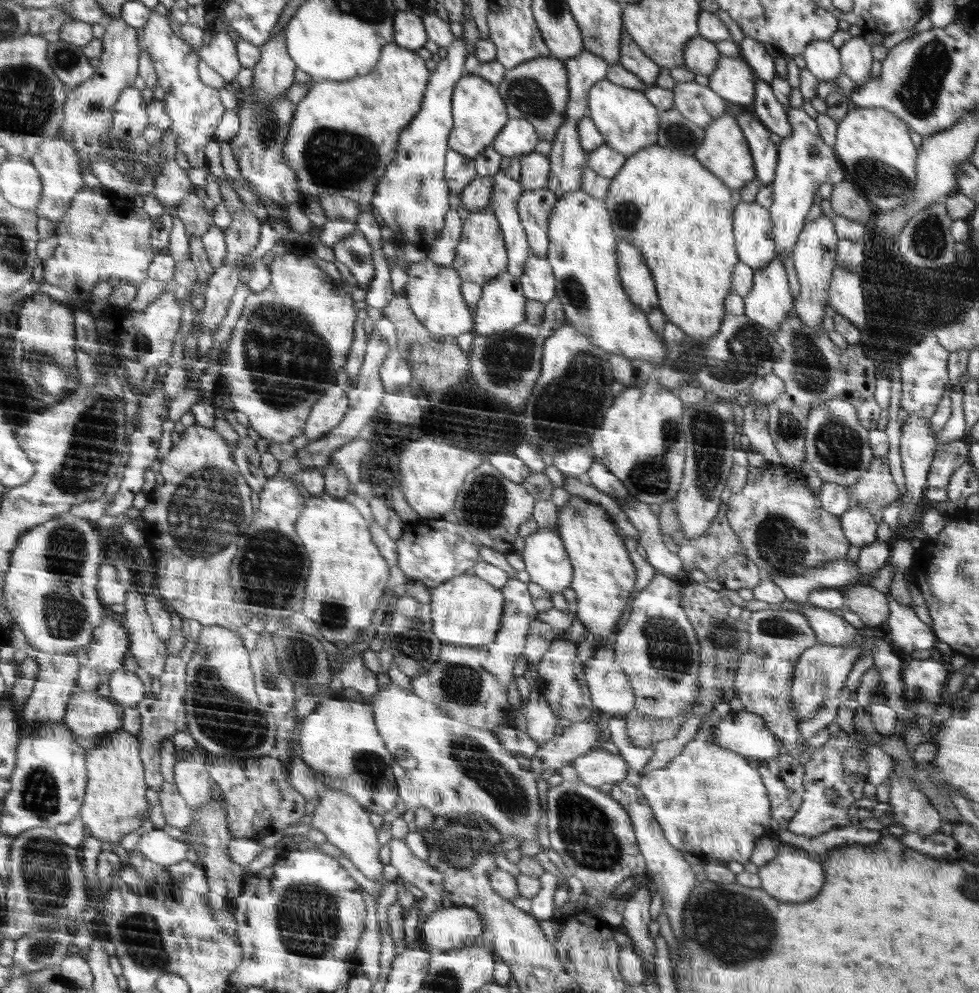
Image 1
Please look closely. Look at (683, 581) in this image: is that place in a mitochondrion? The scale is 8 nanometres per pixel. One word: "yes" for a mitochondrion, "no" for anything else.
no

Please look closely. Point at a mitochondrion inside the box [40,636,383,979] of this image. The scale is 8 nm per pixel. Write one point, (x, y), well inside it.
(223, 718)

